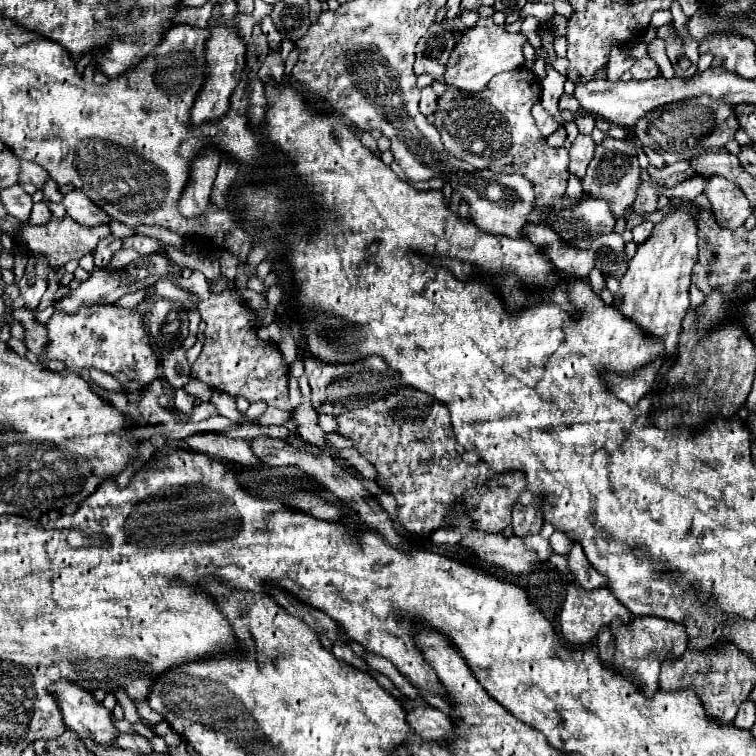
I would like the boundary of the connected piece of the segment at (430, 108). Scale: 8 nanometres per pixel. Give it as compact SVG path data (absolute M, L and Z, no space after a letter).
M431 87L421 89L421 103L419 103L419 109L421 109L421 113L423 113L425 117L429 117L429 115L435 113L435 109L437 109L437 95L435 95L435 91L433 91Z

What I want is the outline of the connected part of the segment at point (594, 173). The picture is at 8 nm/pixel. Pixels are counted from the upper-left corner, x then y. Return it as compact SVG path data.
M597 149L581 181L583 193L593 199L605 199L615 219L621 219L635 201L635 189L641 177L637 161L633 159Z

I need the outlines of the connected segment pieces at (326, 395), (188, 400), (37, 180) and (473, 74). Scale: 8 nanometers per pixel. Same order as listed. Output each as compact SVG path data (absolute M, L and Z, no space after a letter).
M369 355L353 365L337 365L337 363L323 363L319 359L307 359L305 361L305 375L309 377L309 385L311 385L311 403L315 407L315 411L325 413L325 415L341 415L347 411L347 403L349 401L375 401L385 397L387 393L399 391L405 387L405 383L399 381L399 375L389 373L393 369L387 367L387 363L383 361L383 357L379 355Z
M177 389L177 391L175 391L175 403L173 403L173 405L175 405L175 409L177 409L179 413L191 417L193 407L195 407L195 399L193 399L189 393L185 393L183 389Z
M21 163L21 185L31 183L31 185L35 185L39 191L43 191L47 179L49 179L49 173L47 173L41 165Z
M491 17L487 19L479 19L475 29L467 29L463 31L461 43L455 45L455 49L451 51L449 63L447 63L447 71L445 71L445 83L451 85L453 89L465 91L465 93L479 93L487 87L487 83L491 81L493 75L503 73L503 71L513 71L523 67L523 53L521 47L527 39L521 33L509 35L505 31L505 27L499 27L493 23Z

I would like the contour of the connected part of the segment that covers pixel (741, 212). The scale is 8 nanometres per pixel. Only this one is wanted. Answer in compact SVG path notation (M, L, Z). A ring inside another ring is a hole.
M711 177L703 189L711 203L711 211L721 227L741 227L751 215L751 205L741 187L725 177Z

